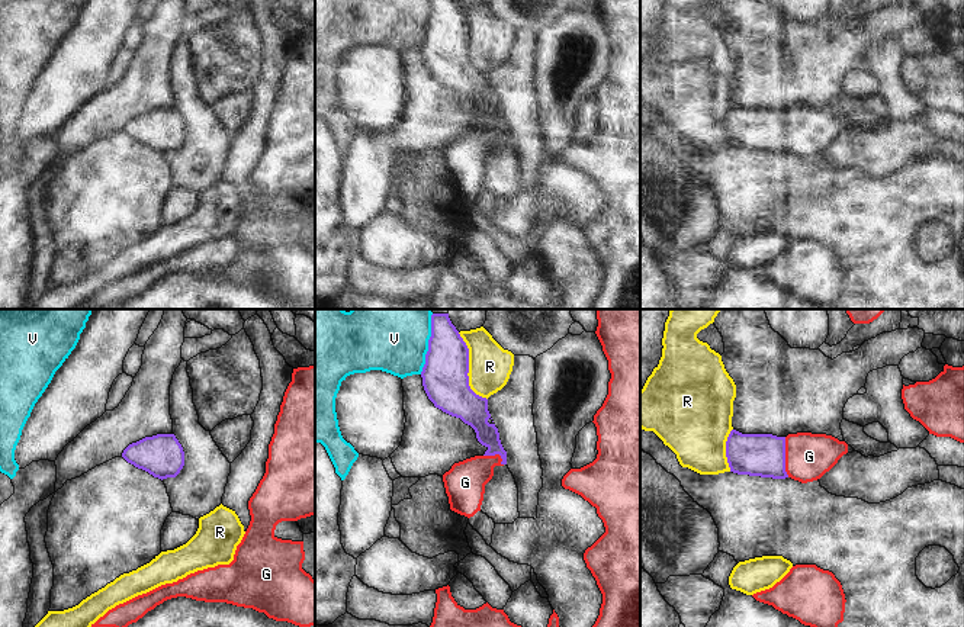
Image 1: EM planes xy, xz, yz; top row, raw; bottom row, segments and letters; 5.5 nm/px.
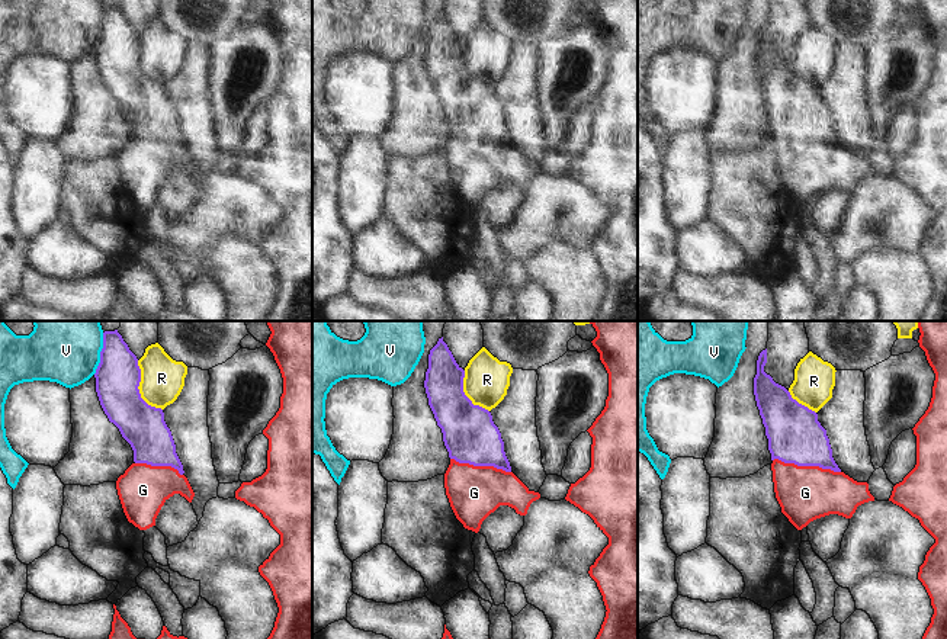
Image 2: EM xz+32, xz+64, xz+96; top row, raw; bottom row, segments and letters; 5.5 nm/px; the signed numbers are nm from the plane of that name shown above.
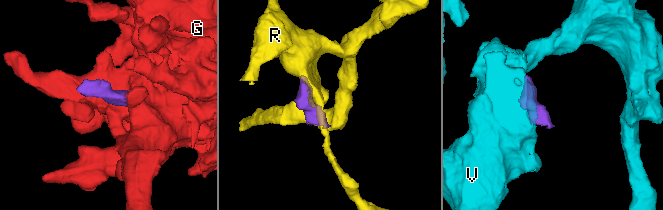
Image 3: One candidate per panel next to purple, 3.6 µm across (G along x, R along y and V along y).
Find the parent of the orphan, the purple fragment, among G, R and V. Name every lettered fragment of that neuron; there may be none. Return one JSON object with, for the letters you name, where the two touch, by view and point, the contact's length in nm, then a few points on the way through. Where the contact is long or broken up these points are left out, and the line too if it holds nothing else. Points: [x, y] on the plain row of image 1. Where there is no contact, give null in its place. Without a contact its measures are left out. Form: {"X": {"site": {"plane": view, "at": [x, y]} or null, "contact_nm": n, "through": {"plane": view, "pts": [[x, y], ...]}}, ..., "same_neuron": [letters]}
{"G": {"site": {"plane": "yz", "at": [784, 132]}, "contact_nm": 220, "through": {"plane": "yz", "pts": [[757, 129], [784, 132], [809, 131]]}}, "same_neuron": ["G"]}

